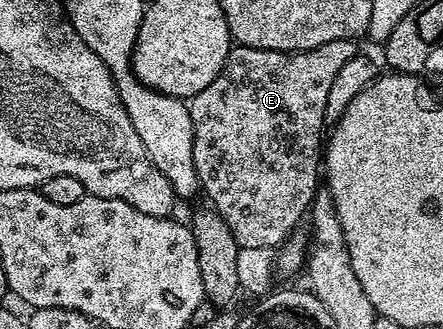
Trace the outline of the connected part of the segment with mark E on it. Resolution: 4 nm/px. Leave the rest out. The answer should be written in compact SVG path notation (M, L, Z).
M336 39L332 43L324 43L320 47L308 51L281 53L280 51L268 51L267 49L235 44L230 50L220 75L216 75L216 79L212 79L212 83L208 83L208 87L204 87L204 91L189 98L188 104L192 115L192 131L194 132L192 159L196 163L198 183L204 197L206 193L207 199L210 200L207 202L218 212L220 219L224 219L224 223L228 223L228 231L232 231L238 248L262 247L277 250L282 242L301 226L298 225L301 221L303 224L309 207L314 202L314 194L320 189L320 162L324 157L324 129L322 133L322 125L327 124L328 90L332 88L332 83L336 79L336 74L340 72L340 67L344 67L344 63L348 63L348 59L359 56L360 49L357 49L356 46L354 41Z

